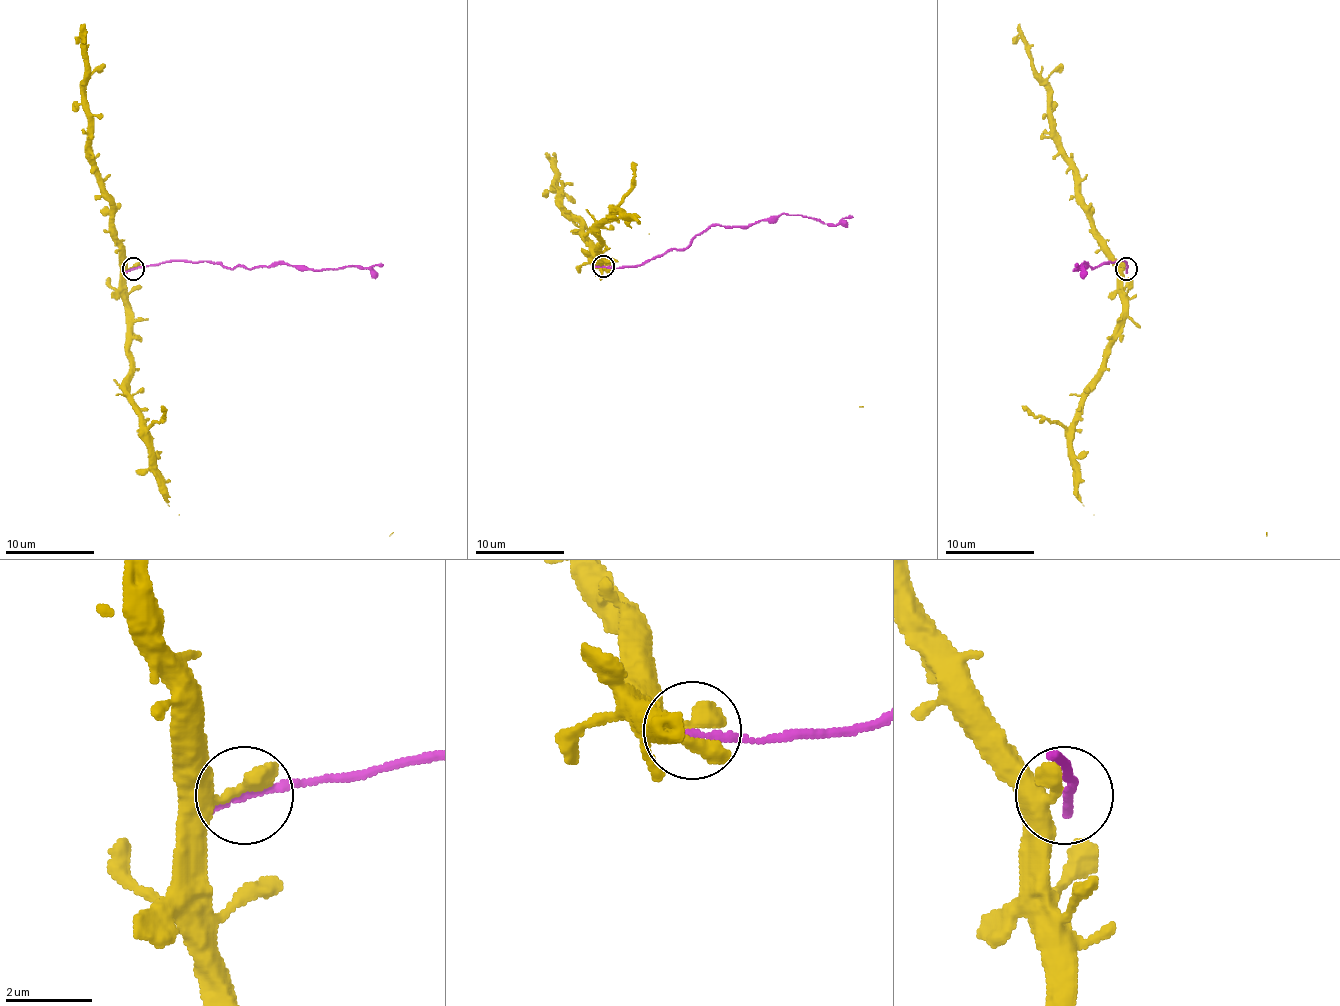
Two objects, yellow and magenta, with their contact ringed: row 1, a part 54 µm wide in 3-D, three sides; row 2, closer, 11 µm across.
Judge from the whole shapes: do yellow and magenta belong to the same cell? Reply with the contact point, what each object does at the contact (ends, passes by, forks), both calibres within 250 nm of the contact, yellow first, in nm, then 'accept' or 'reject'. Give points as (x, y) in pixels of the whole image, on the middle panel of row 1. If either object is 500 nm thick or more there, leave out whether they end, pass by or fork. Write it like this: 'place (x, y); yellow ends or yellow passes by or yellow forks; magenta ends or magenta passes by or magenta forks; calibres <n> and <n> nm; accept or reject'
place (603, 266); yellow ends; magenta ends; calibres 440 and 220 nm; reject

